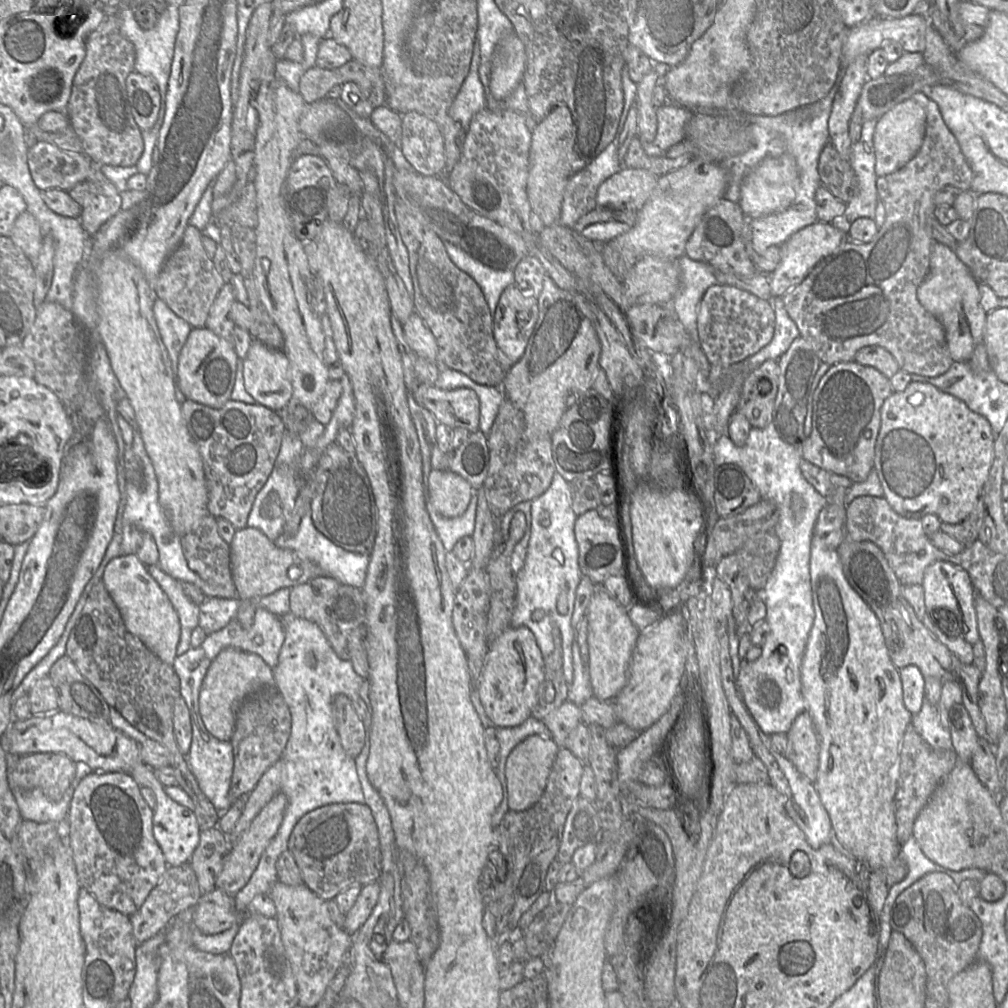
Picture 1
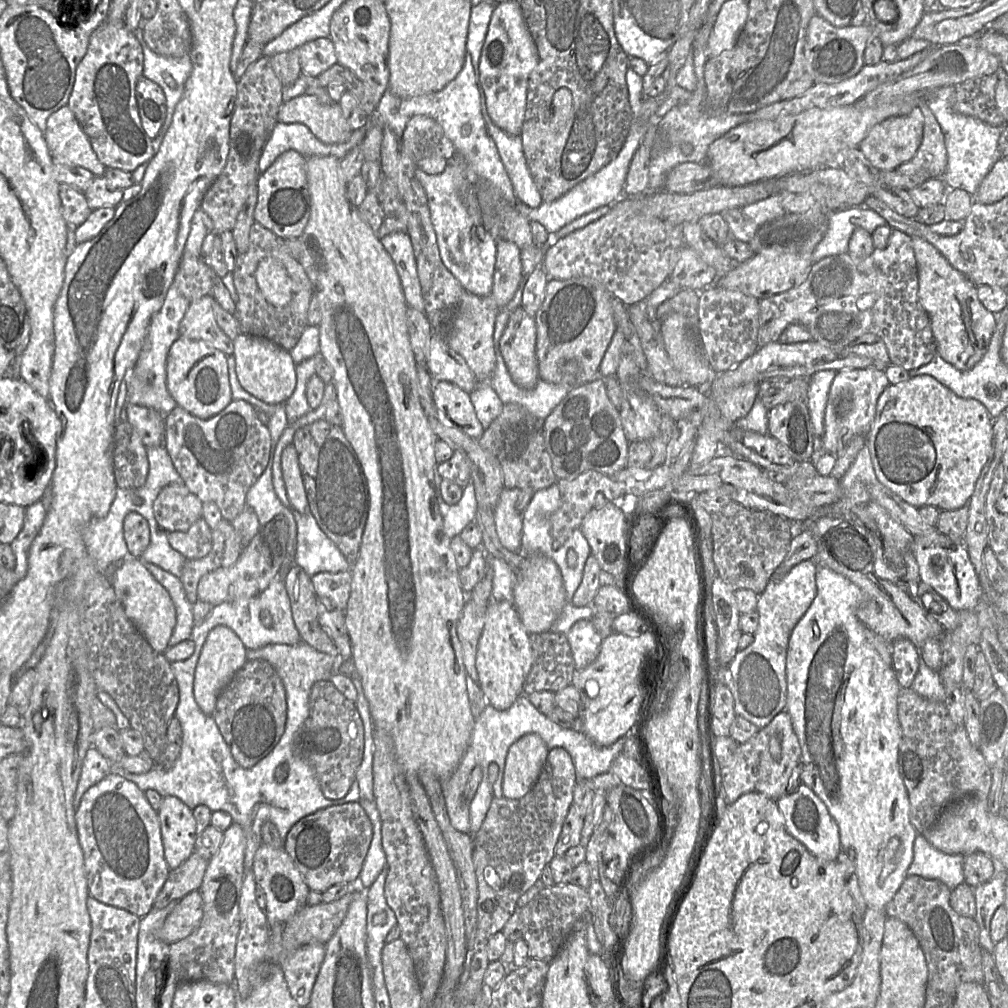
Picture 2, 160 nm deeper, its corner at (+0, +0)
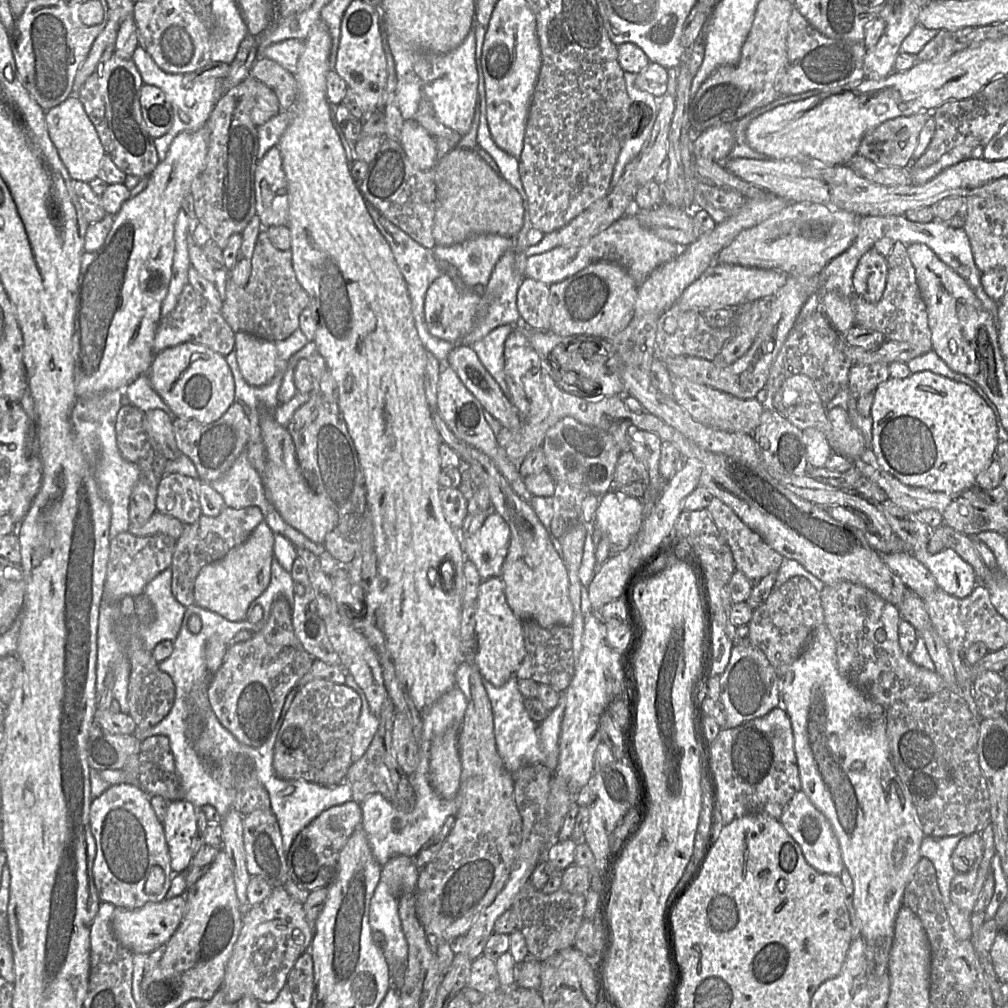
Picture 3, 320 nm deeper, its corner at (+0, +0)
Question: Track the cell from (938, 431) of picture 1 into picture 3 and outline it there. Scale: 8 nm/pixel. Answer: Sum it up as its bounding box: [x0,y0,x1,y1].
[870,370,1001,493]

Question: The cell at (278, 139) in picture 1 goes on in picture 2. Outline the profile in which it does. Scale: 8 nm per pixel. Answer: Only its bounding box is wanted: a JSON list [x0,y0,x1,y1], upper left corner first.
[256,259,292,307]

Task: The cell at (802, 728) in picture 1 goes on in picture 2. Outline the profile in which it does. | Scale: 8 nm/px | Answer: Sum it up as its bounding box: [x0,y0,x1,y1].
[721,709,801,803]

